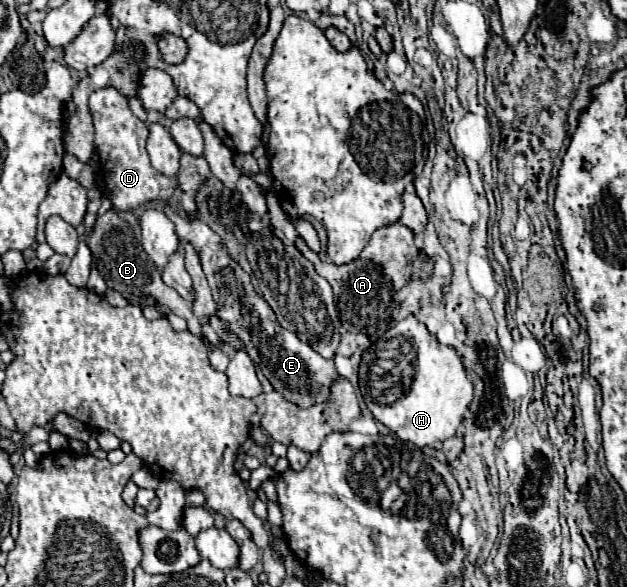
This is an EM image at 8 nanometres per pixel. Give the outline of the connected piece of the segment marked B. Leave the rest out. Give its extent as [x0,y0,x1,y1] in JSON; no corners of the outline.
[91,209,206,339]

